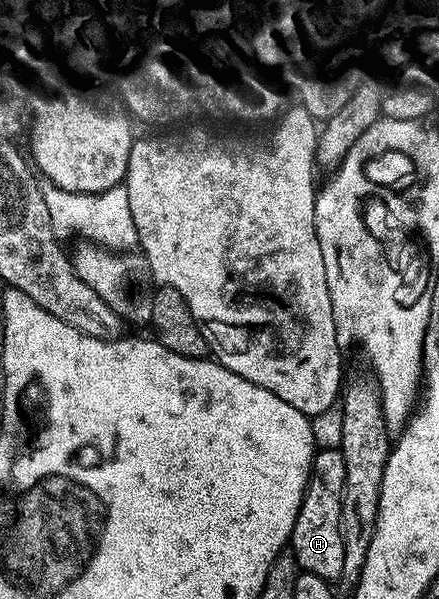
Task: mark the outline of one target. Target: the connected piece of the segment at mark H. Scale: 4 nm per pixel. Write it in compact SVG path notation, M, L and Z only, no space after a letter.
M320 448L312 458L312 473L294 522L290 551L297 569L318 574L329 582L339 581L342 574L342 492L346 486L346 462L342 462L339 448Z

